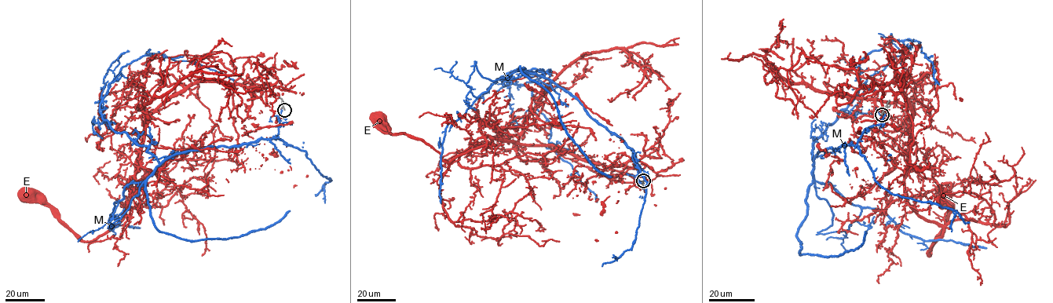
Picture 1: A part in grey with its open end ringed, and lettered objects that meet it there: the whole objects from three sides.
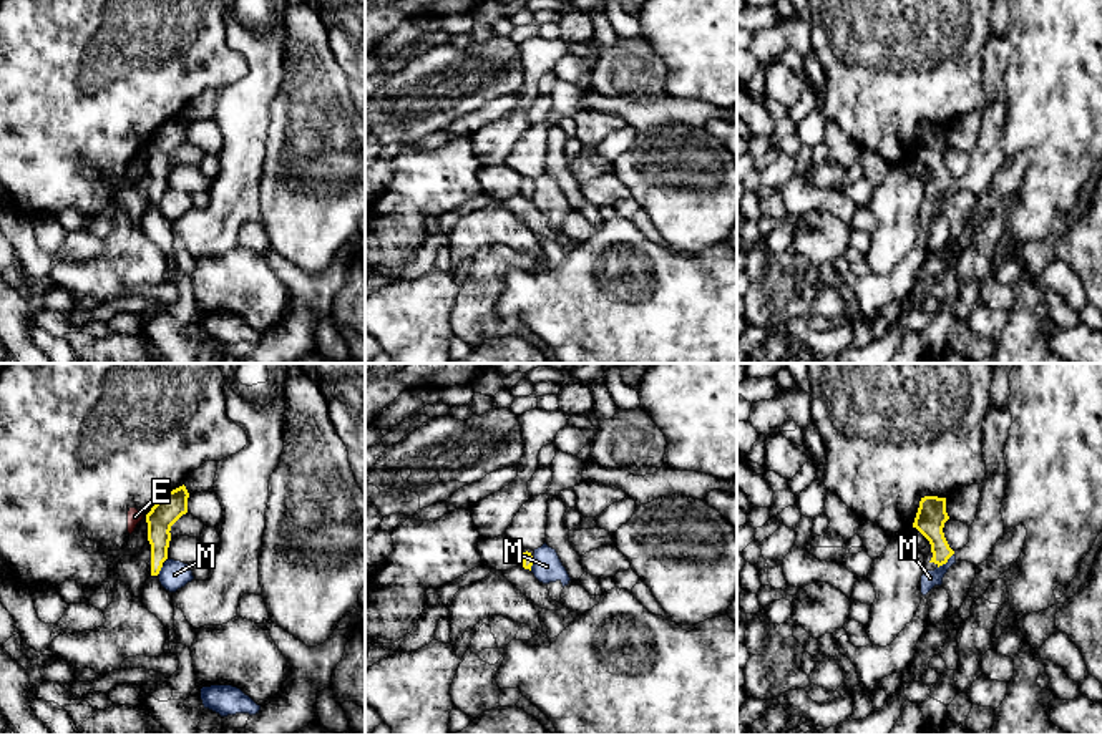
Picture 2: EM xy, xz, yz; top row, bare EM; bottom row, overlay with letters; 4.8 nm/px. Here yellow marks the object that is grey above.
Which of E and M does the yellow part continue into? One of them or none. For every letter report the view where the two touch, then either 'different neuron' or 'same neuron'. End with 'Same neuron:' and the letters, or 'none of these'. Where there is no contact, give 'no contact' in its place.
E: no contact; different neuron
M: meets yellow in yz; different neuron
Same neuron: none of these

